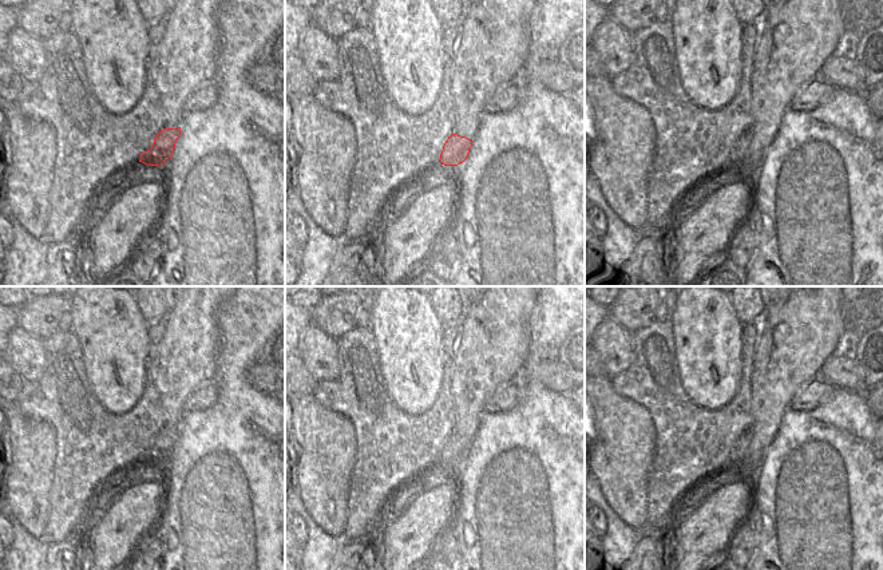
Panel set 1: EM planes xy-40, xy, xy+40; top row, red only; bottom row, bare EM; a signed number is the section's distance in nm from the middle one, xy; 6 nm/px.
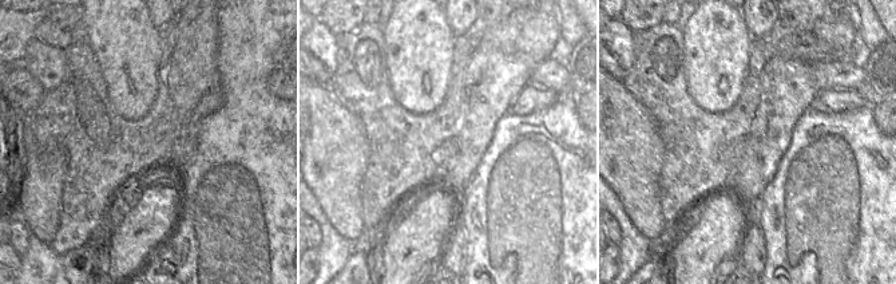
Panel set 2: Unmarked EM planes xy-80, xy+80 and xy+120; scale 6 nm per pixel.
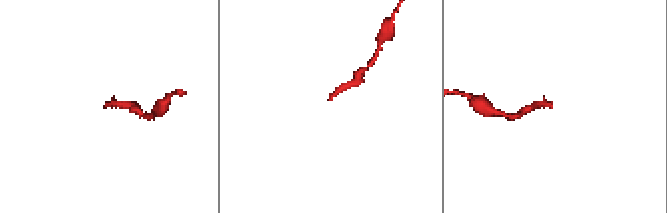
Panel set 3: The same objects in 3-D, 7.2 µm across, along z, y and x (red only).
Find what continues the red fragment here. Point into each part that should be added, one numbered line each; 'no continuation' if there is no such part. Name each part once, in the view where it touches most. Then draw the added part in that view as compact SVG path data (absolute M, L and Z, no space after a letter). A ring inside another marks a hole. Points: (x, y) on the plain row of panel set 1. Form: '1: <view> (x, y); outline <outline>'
no continuation

